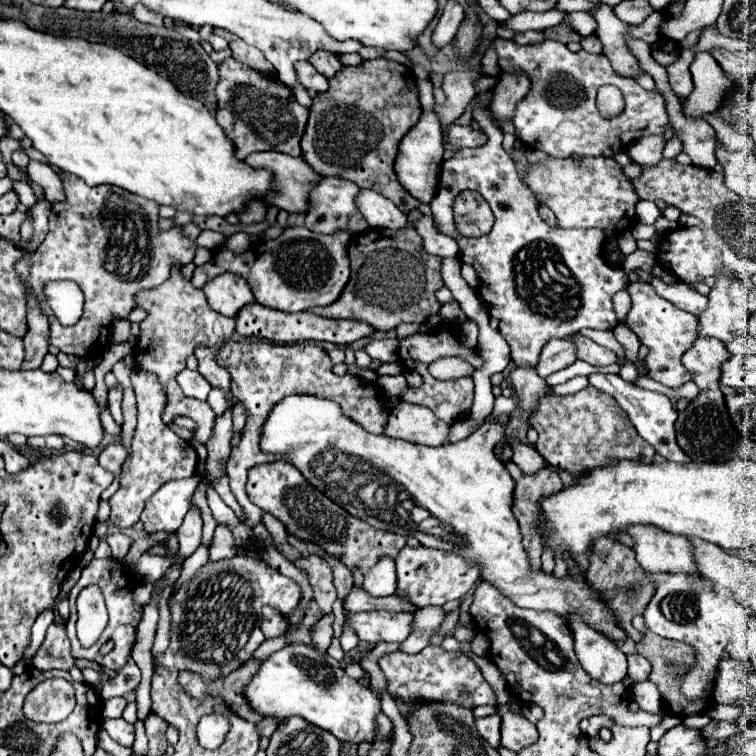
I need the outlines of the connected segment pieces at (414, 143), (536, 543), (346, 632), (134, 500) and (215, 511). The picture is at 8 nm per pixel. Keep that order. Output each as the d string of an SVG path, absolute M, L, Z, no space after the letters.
M420 80L418 82L418 96L422 106L422 116L418 124L404 136L400 142L400 152L396 158L396 174L400 184L416 196L420 202L430 202L438 190L438 180L440 180L440 166L442 166L442 154L444 154L444 136L442 136L442 124L438 116L434 114L434 96L432 96L432 82L430 80Z
M514 462L506 464L510 476L516 482L514 490L514 514L520 522L520 530L523 536L523 546L530 556L530 562L534 566L540 566L540 554L542 554L541 535L538 530L538 512L540 512L540 500L544 496L556 494L562 490L562 480L556 474L554 468L544 468L534 476L524 474Z
M342 626L340 644L342 644L342 650L344 650L344 652L350 652L350 650L358 644L358 636L356 636L356 632L352 632L352 628L348 628L348 626Z
M132 368L132 386L138 402L138 426L132 440L132 456L128 456L128 460L122 466L118 492L108 500L112 508L110 522L120 528L130 528L132 524L138 522L144 510L146 498L150 498L162 484L170 480L194 476L196 464L198 464L194 446L188 440L182 440L180 436L176 436L162 422L166 396L164 396L164 386L156 380L156 376L152 376L152 372L140 372L140 368Z
M213 488L206 490L206 499L214 519L219 524L225 524L232 530L240 523L233 510L221 500Z

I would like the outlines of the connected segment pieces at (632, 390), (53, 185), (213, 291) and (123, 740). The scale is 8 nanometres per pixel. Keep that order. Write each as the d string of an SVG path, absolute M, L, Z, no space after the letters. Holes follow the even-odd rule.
M592 374L592 376L588 376L588 380L598 390L602 390L602 392L606 392L606 394L610 394L610 396L616 398L616 402L620 404L620 408L624 412L628 412L630 422L636 424L638 434L642 430L646 434L646 440L654 446L654 450L670 456L666 460L674 460L676 463L688 463L691 461L689 456L677 444L674 423L676 422L676 418L678 418L678 412L674 410L674 406L670 404L670 400L664 394L650 392L650 390L638 388L638 386L634 386L630 382L624 382L618 374ZM658 442L660 442L660 446L658 446Z
M30 160L30 164L26 166L26 172L28 172L28 176L30 176L32 182L36 182L38 186L44 188L44 194L46 194L48 202L60 202L60 200L64 200L62 182L60 182L58 174L48 164Z
M222 274L210 280L202 288L208 296L208 304L222 316L234 318L246 304L254 302L248 282L234 274Z
M104 718L102 720L102 728L110 734L112 740L116 740L118 744L126 746L126 748L132 748L134 744L134 726L128 724L126 720L118 718L118 720L110 720L110 718Z

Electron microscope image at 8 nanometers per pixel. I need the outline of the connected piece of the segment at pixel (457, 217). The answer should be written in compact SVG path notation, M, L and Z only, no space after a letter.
M466 190L454 200L454 220L462 236L479 237L492 230L494 214L478 192Z

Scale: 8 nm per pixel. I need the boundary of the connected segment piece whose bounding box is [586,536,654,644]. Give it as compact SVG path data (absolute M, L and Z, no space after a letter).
M604 536L604 540L596 540L596 544L592 546L592 552L590 552L590 566L586 570L586 582L594 590L600 592L602 600L608 604L608 608L612 608L618 614L622 626L626 628L630 638L638 644L644 636L640 632L636 632L636 628L632 626L632 618L646 610L646 604L654 594L654 584L646 578L644 570L636 562L634 550L620 544L612 536Z

